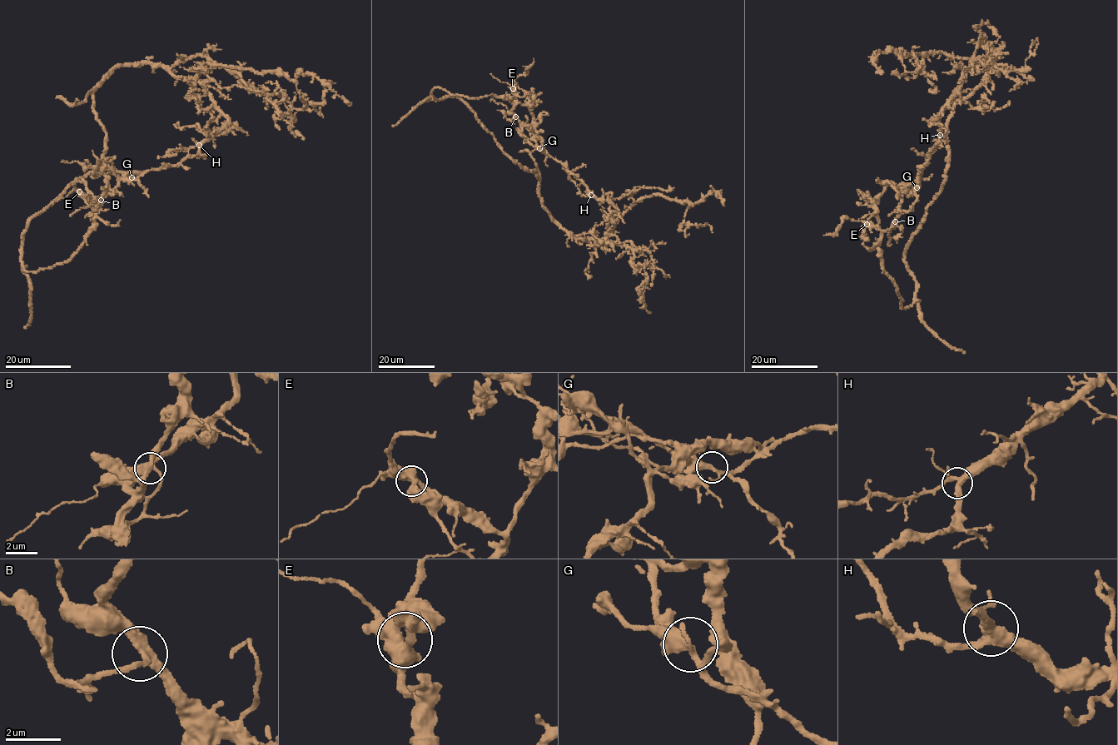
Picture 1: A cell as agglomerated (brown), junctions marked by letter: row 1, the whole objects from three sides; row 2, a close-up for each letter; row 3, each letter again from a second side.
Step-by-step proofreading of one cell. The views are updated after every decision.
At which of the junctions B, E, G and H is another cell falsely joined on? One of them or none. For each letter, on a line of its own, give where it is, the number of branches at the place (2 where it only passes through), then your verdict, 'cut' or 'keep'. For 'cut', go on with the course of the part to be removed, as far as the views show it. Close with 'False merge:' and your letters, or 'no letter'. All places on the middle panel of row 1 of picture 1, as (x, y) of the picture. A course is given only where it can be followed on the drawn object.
B: (515, 116) | 3 | keep
E: (513, 88) | 3 | keep
G: (539, 148) | 3 | keep
H: (591, 195) | 3 | keep
False merge: no letter

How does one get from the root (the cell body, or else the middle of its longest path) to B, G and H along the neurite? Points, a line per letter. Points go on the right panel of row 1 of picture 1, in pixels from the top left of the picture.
B: (965, 97), (985, 79), (998, 51), (969, 69), (942, 108), (939, 141), (918, 181), (901, 193), (895, 221)
G: (965, 97), (985, 79), (998, 51), (969, 69), (956, 96), (942, 108), (939, 141), (923, 165), (916, 187)
H: (965, 97), (985, 79), (998, 51), (967, 72), (956, 96), (942, 108), (940, 135)

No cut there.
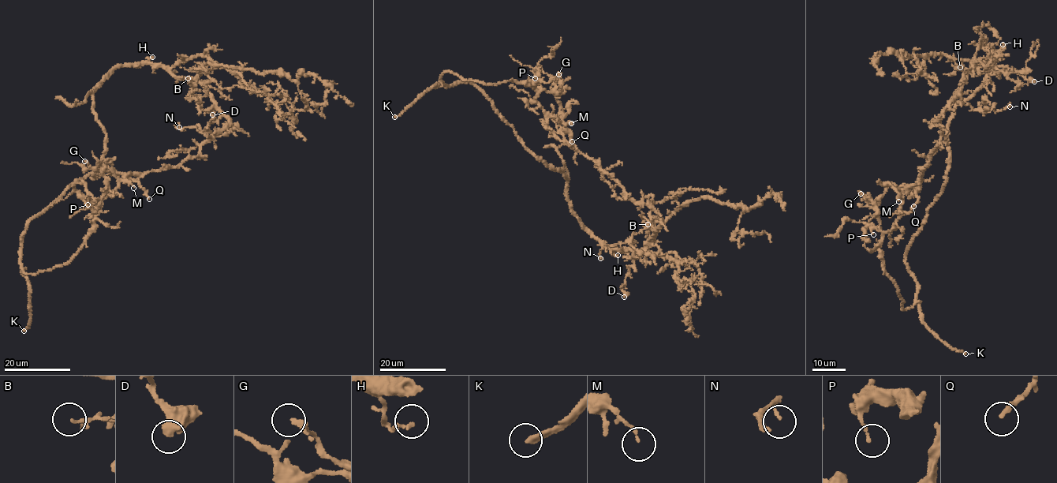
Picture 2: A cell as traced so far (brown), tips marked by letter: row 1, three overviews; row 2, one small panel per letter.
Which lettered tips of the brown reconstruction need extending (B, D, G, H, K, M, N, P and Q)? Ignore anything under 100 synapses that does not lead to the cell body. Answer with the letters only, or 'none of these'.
K

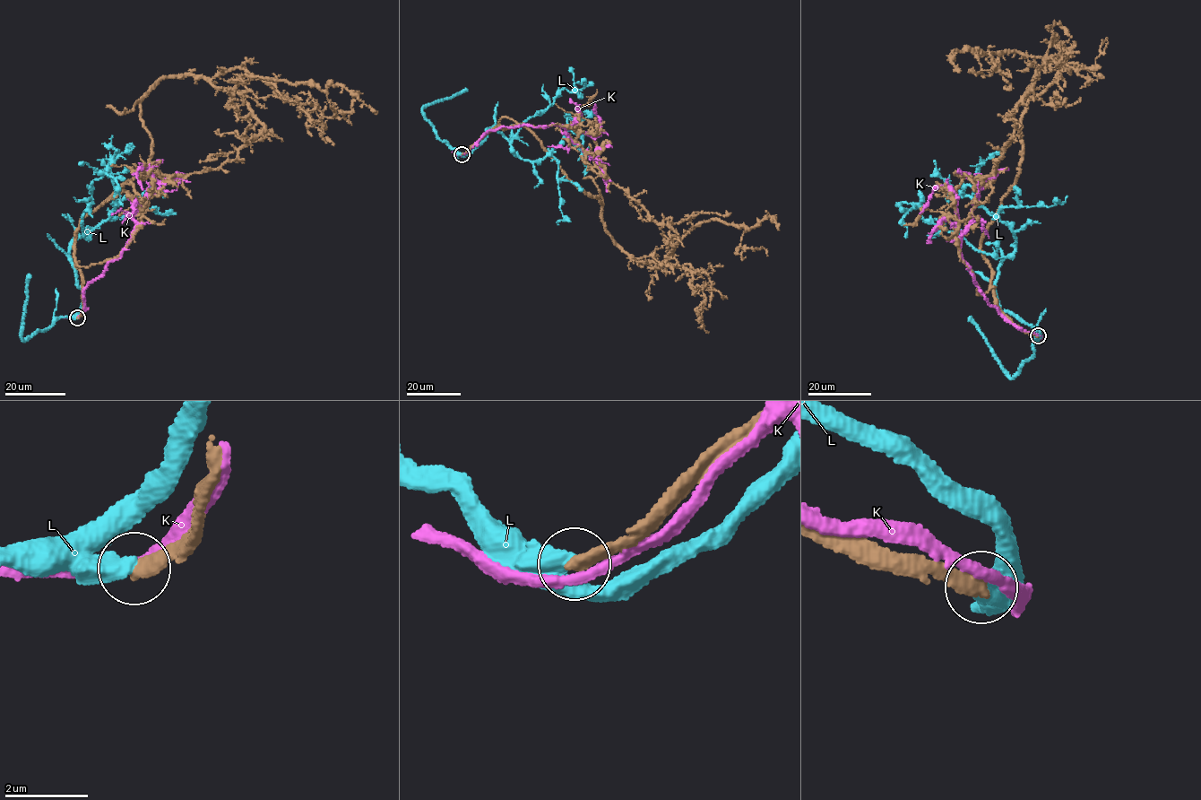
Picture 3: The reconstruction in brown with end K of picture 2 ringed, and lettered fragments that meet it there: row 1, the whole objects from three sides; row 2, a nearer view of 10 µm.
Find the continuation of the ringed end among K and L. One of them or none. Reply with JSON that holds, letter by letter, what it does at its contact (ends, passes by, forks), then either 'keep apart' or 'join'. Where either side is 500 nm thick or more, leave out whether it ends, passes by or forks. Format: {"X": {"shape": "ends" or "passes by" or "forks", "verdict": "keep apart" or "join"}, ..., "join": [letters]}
{"K": {"shape": "passes by", "verdict": "keep apart"}, "L": {"shape": "ends", "verdict": "keep apart"}, "join": []}

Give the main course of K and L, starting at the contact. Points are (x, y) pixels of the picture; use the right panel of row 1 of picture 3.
K: (1036, 334), (999, 314), (974, 282), (961, 254), (956, 194), (946, 184), (936, 186), (920, 213)
L: (1038, 336), (1000, 310), (996, 293), (997, 269), (1014, 250), (1012, 229), (967, 195), (948, 194), (934, 160)

